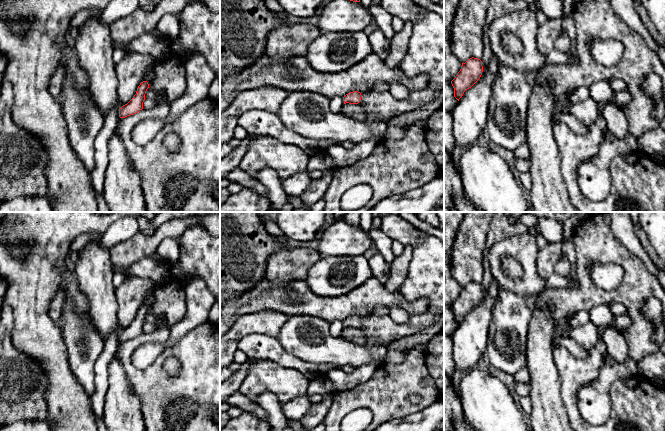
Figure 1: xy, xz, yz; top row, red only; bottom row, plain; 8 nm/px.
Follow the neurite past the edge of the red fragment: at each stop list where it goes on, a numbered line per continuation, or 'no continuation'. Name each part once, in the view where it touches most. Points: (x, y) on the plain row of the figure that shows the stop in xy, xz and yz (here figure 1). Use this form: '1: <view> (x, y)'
no continuation

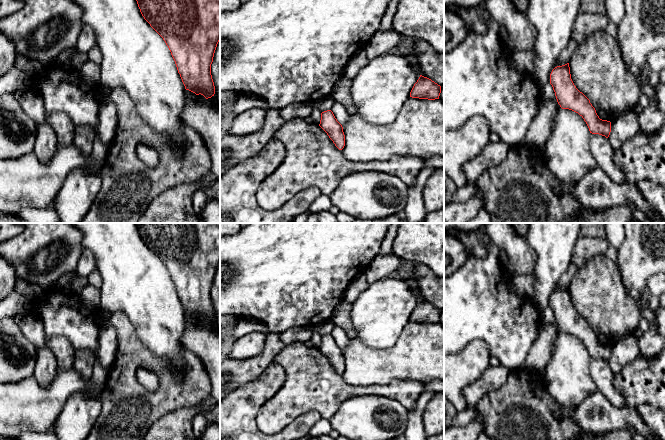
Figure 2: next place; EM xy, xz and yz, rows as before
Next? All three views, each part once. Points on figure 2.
no continuation

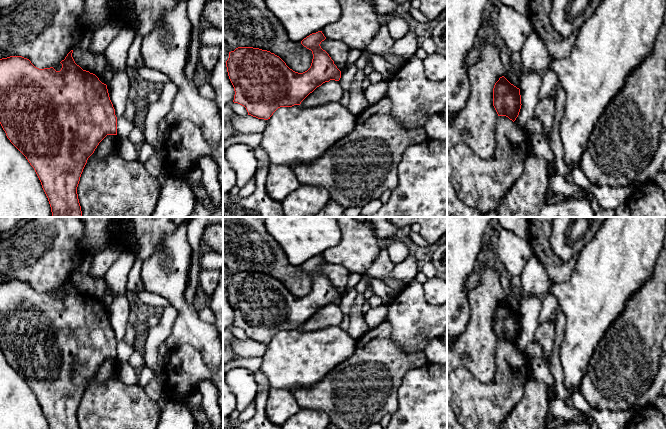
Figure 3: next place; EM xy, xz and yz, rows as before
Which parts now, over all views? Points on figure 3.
no continuation

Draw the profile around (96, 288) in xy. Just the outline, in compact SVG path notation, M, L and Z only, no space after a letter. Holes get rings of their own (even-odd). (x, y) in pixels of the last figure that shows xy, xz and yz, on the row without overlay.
M79 271L73 273L72 281L77 289L83 294L89 295L100 301L101 298L108 292L107 285L103 278L95 279L91 276L82 274Z

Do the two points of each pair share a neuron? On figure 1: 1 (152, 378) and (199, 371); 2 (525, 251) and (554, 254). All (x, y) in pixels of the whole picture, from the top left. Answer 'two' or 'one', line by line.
1: one
2: two

